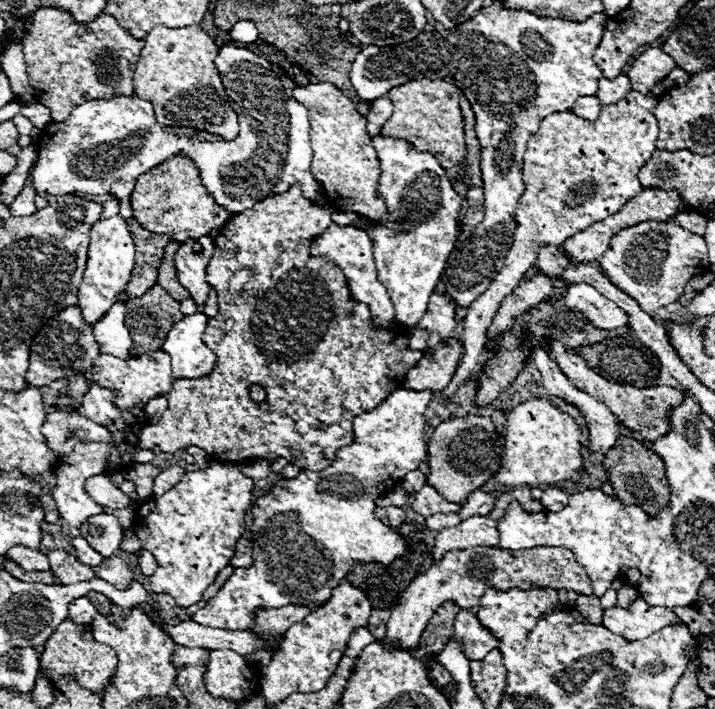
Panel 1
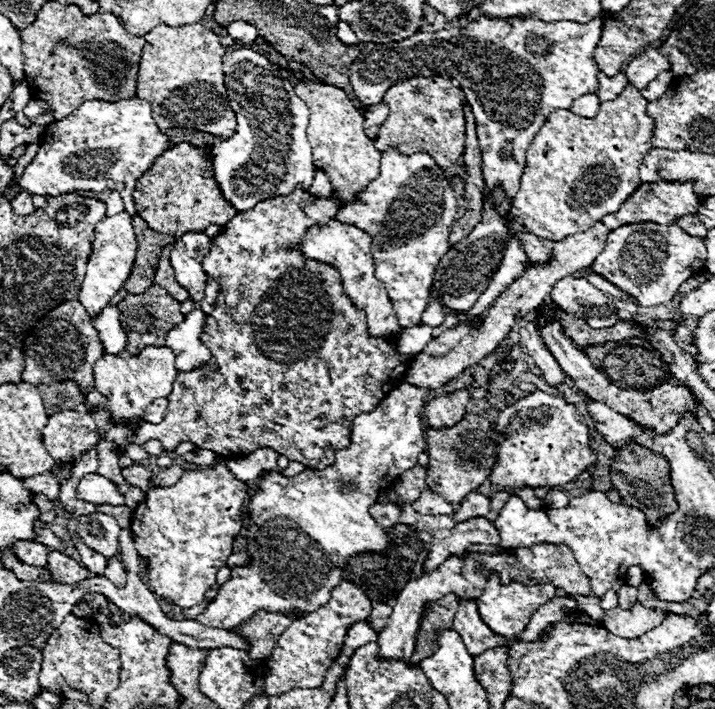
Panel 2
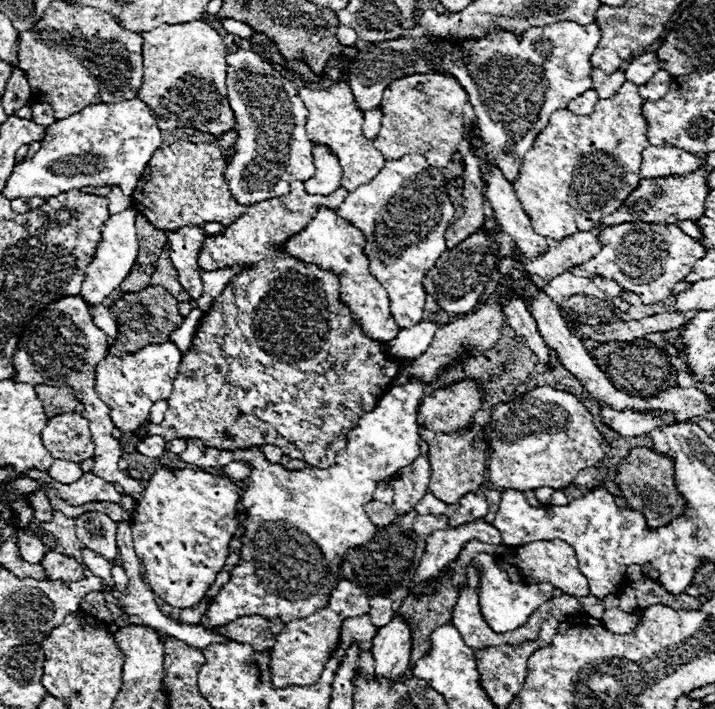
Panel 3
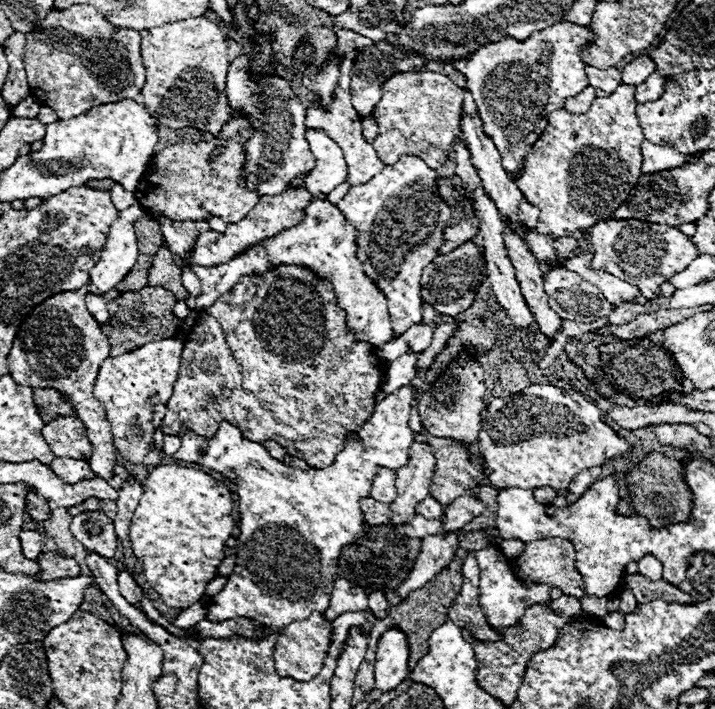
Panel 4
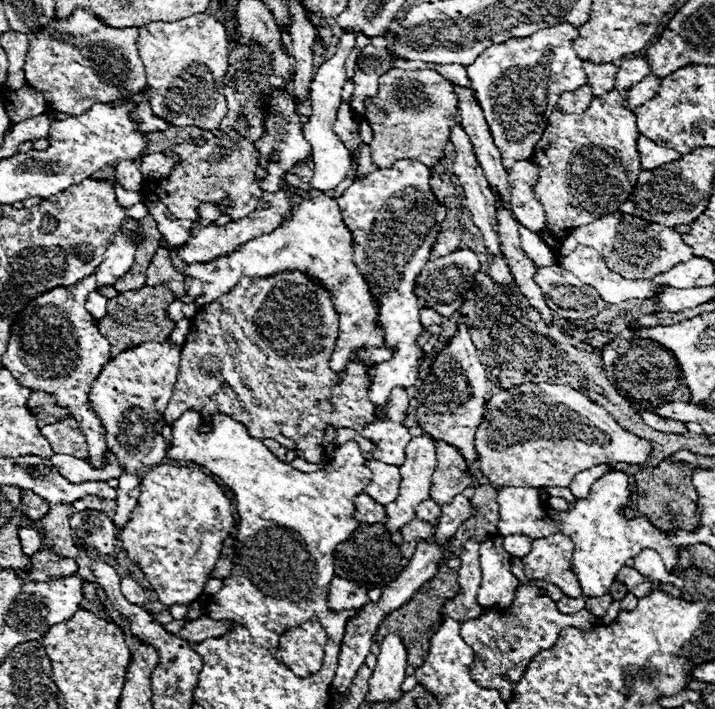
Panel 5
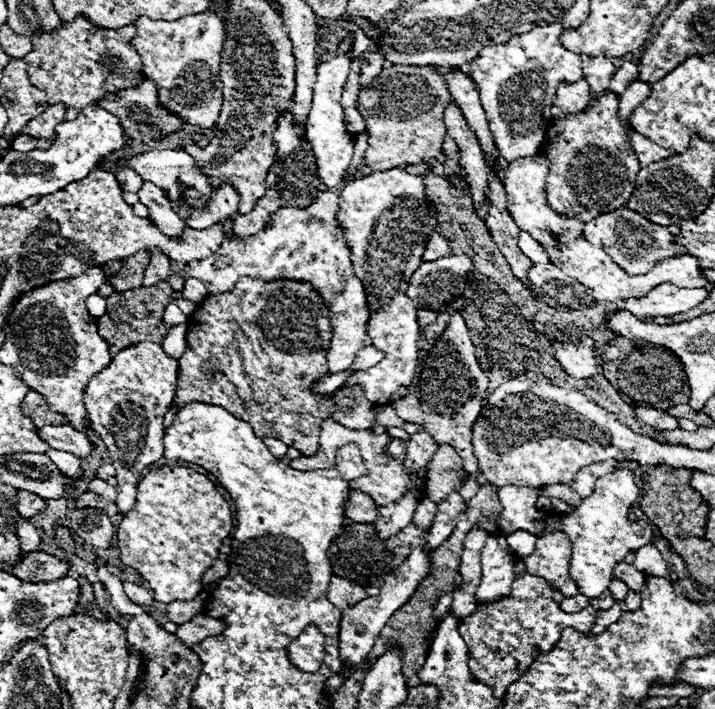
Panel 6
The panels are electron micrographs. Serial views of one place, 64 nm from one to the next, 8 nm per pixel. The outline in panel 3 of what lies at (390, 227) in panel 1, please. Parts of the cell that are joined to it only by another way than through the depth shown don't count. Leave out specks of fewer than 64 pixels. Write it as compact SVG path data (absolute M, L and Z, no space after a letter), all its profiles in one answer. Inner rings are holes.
M406 154L400 160L386 162L374 180L348 192L336 212L366 236L368 268L386 288L398 328L412 328L422 322L426 300L422 278L446 250L444 234L450 220L454 220L454 206L444 192L440 170L432 168L420 154Z

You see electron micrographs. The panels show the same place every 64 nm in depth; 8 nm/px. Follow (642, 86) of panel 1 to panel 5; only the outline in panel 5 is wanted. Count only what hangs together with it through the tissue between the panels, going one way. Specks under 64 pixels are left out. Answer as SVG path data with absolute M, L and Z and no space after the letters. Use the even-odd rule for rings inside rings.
M644 58L624 60L624 64L618 68L614 88L616 90L628 90L628 88L632 88L636 82L640 82L646 76L648 76L648 62Z

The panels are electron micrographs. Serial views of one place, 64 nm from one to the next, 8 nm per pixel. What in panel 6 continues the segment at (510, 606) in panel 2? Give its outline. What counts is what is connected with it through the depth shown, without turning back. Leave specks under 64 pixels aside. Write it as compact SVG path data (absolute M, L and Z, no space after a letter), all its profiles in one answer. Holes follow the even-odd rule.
M490 536L482 548L482 582L476 590L478 602L490 602L508 596L514 580L516 556L498 544L498 536Z

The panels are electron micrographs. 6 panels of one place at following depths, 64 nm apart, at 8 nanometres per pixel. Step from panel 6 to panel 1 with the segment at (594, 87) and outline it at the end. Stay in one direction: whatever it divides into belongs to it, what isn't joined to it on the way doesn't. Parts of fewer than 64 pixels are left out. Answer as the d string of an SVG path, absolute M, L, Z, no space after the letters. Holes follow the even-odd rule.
M620 74L612 80L600 78L600 86L598 86L596 96L598 96L598 100L602 100L602 104L614 104L614 102L622 100L626 96L626 92L630 92L630 88L632 88L630 80L624 74Z

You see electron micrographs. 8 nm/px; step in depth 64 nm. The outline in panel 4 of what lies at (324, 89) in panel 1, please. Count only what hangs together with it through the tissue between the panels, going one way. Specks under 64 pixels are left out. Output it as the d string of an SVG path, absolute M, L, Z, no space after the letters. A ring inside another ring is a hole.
M353 55L347 56L340 67L340 84L338 84L338 92L336 92L336 98L334 102L322 110L318 102L312 102L310 104L310 110L306 114L306 126L308 128L322 128L344 152L344 160L348 164L348 182L350 186L354 184L362 184L366 180L370 180L374 174L382 172L384 164L380 162L380 158L376 156L376 150L372 148L372 144L368 144L362 136L362 116L354 110L352 106L352 94L350 94L352 66L354 65L354 59L349 58Z

